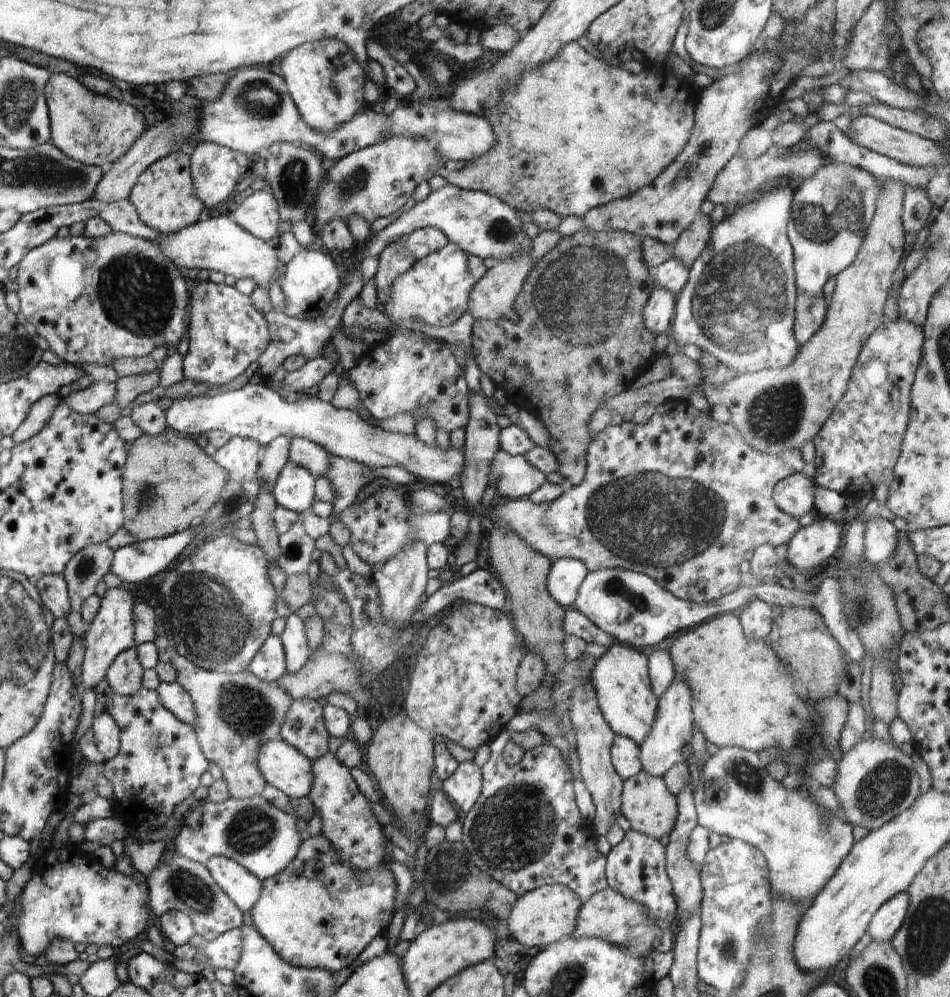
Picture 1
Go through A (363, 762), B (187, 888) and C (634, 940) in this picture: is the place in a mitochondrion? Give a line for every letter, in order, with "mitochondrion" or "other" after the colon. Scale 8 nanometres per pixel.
A: other
B: mitochondrion
C: mitochondrion

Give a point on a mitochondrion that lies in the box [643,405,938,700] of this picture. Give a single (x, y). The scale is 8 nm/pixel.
(862, 607)

